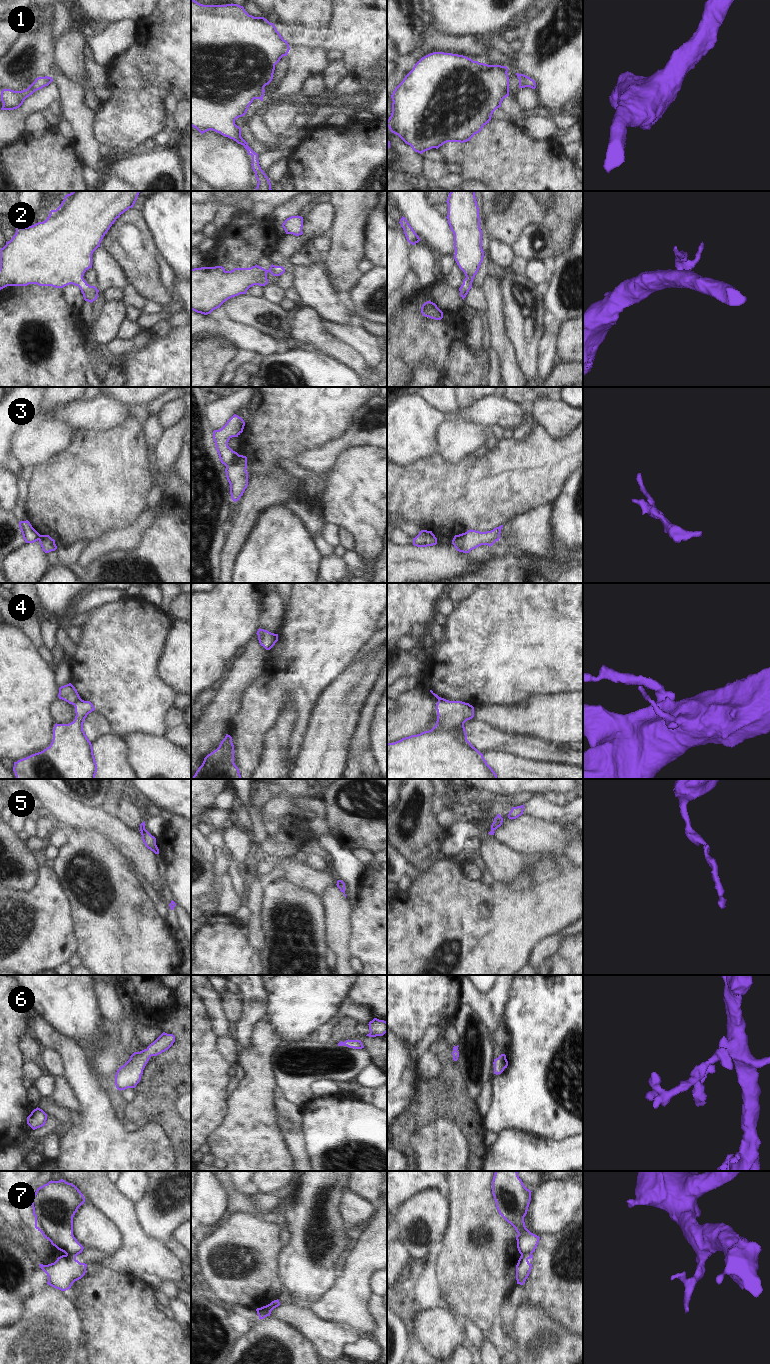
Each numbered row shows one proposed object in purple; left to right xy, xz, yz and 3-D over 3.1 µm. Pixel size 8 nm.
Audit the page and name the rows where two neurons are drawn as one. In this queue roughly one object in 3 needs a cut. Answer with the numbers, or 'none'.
3, 4, 7

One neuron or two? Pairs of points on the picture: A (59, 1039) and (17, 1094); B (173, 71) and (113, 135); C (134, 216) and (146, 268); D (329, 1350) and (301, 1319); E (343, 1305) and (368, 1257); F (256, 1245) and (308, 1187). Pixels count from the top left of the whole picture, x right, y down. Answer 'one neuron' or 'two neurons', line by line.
A: two neurons
B: one neuron
C: one neuron
D: one neuron
E: one neuron
F: two neurons

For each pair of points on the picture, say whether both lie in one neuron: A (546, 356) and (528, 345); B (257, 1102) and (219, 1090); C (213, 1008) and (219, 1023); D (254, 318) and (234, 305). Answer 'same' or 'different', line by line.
A: different
B: different
C: same
D: same

